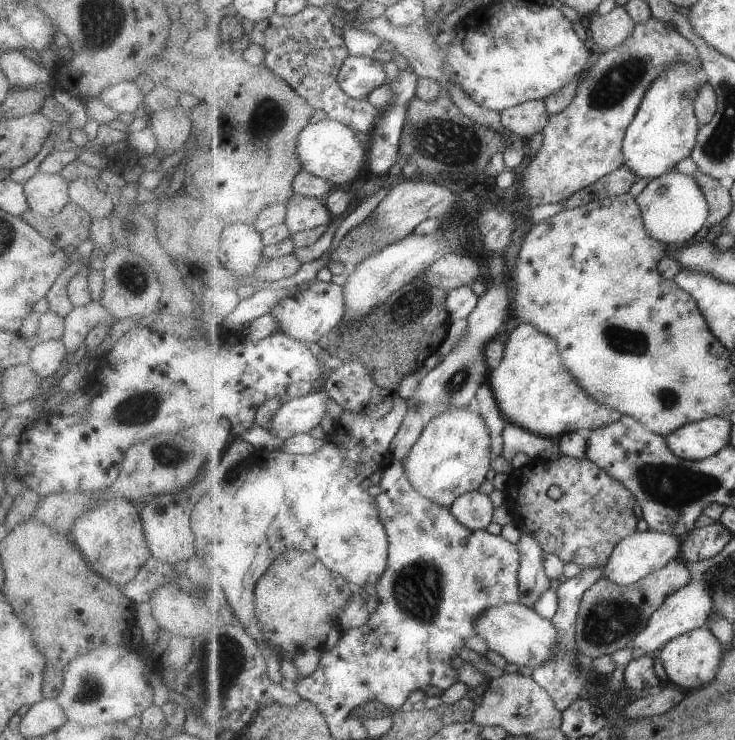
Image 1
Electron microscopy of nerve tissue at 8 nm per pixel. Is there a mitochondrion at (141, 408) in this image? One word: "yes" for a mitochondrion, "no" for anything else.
yes

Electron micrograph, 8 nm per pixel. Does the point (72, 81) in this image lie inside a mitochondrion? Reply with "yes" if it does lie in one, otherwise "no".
no

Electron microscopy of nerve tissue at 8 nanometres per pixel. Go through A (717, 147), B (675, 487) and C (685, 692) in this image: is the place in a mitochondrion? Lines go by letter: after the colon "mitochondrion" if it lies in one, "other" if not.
A: mitochondrion
B: mitochondrion
C: other

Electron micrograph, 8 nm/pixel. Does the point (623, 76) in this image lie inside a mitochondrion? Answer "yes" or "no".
yes

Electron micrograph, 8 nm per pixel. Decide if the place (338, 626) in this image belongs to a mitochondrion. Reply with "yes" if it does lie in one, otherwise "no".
no

